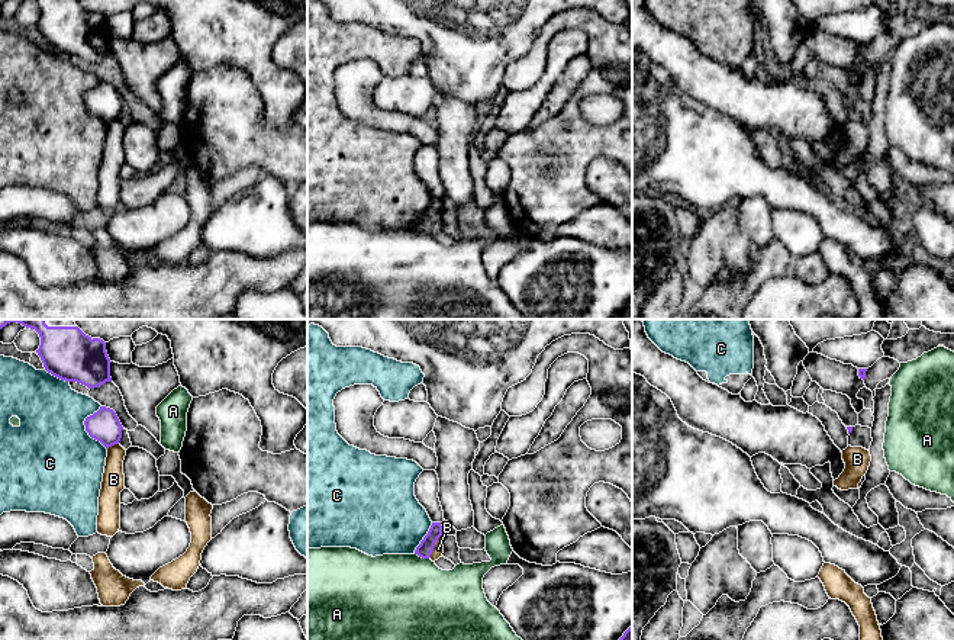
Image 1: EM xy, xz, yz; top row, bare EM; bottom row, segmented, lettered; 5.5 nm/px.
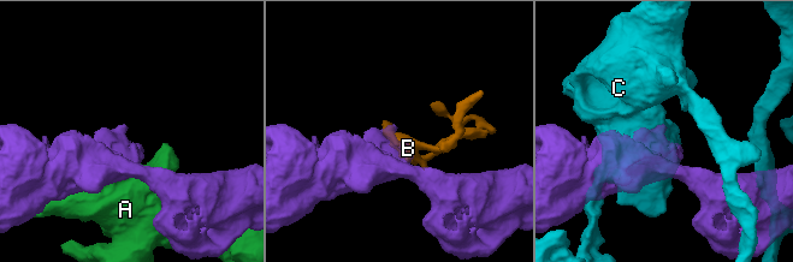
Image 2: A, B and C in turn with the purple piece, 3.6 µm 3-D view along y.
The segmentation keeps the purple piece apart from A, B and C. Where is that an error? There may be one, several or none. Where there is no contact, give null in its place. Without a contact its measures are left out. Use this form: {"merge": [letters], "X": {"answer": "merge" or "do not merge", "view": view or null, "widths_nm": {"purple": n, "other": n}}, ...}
{"merge": [], "A": {"answer": "do not merge", "view": "xz", "widths_nm": {"purple": 90, "other": 500}}, "B": {"answer": "do not merge", "view": "xz", "widths_nm": {"purple": 90, "other": 60}}, "C": {"answer": "do not merge", "view": "xy", "widths_nm": {"purple": 180, "other": 480}}}

